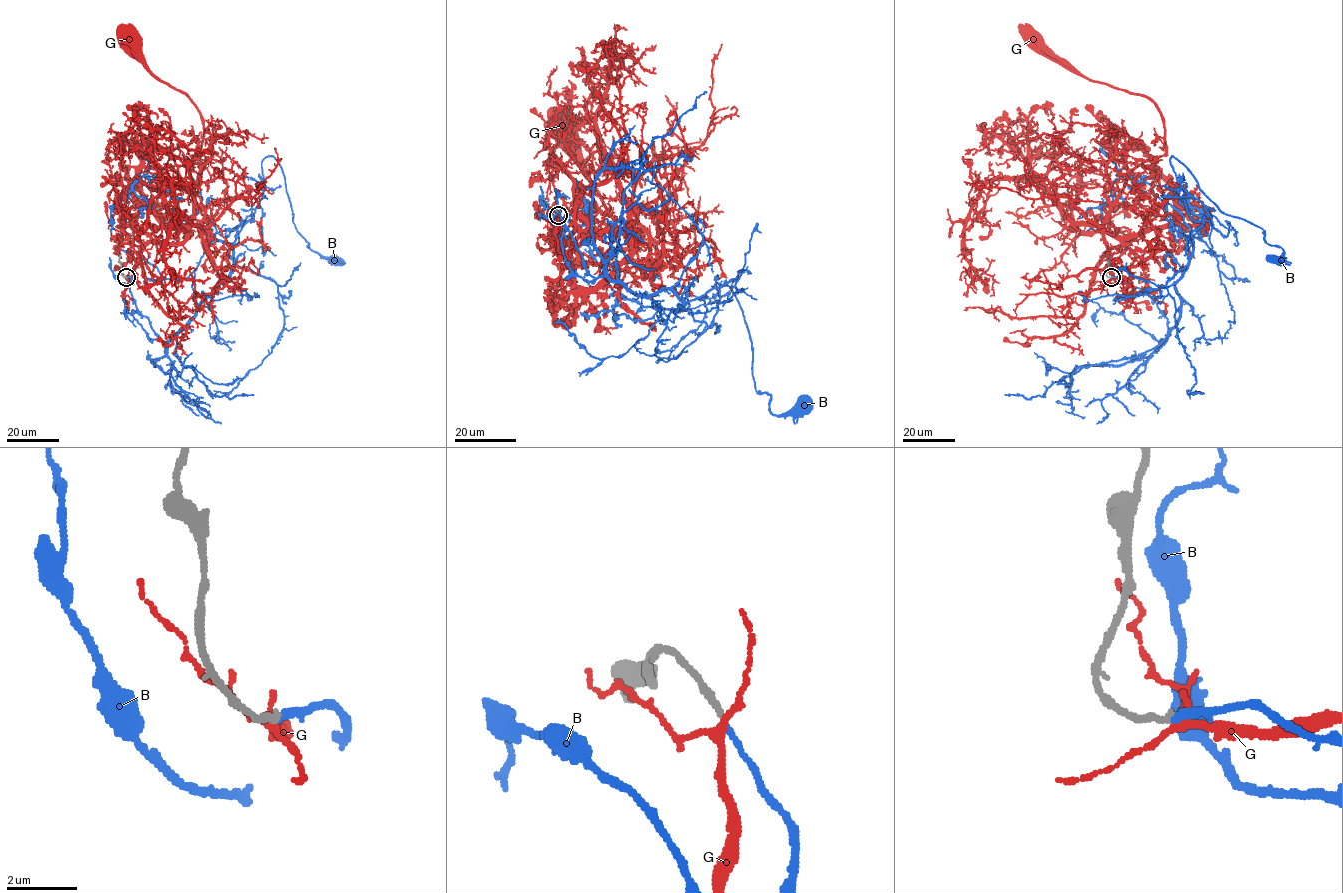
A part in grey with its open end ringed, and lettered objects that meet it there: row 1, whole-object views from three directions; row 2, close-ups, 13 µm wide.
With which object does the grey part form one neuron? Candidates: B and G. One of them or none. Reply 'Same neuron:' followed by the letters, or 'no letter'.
Same neuron: B

